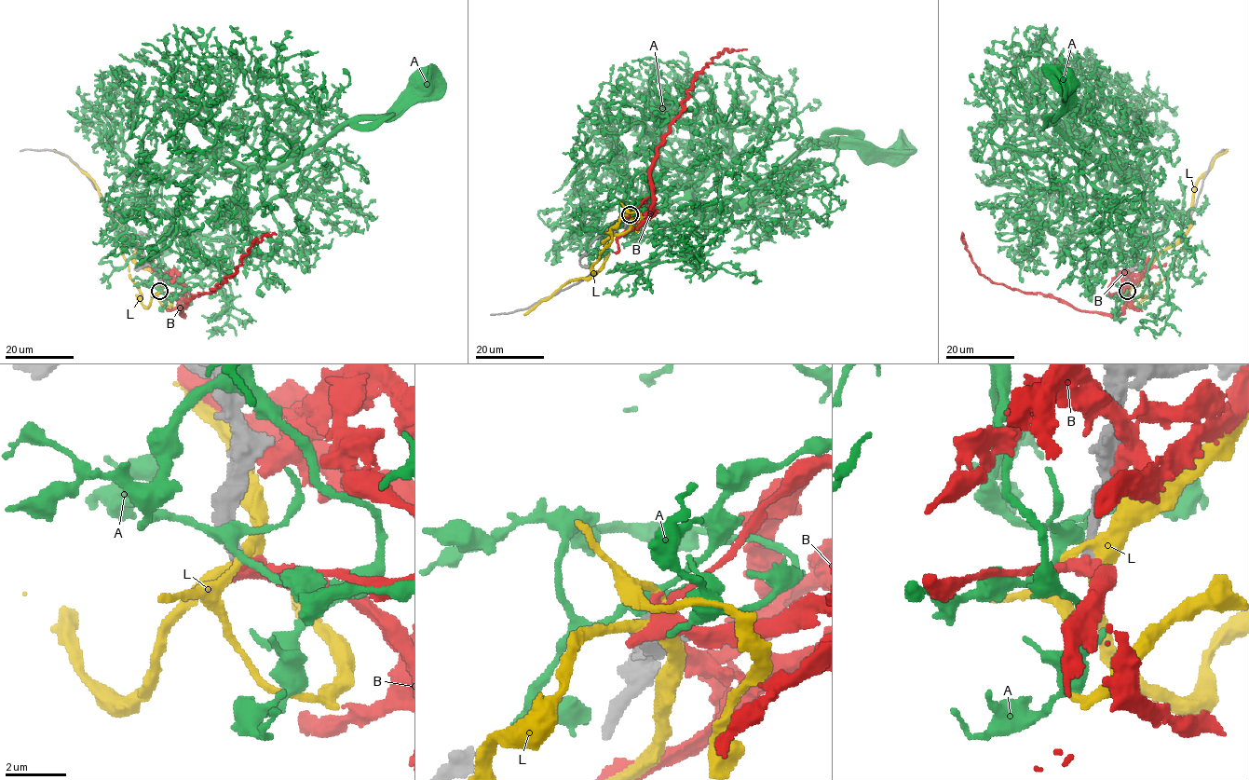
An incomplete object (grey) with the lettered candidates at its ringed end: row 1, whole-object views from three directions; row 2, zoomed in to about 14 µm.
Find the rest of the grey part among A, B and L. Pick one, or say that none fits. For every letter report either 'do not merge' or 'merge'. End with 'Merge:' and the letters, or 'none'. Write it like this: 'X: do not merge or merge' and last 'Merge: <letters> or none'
A: do not merge
B: merge
L: do not merge
Merge: B

